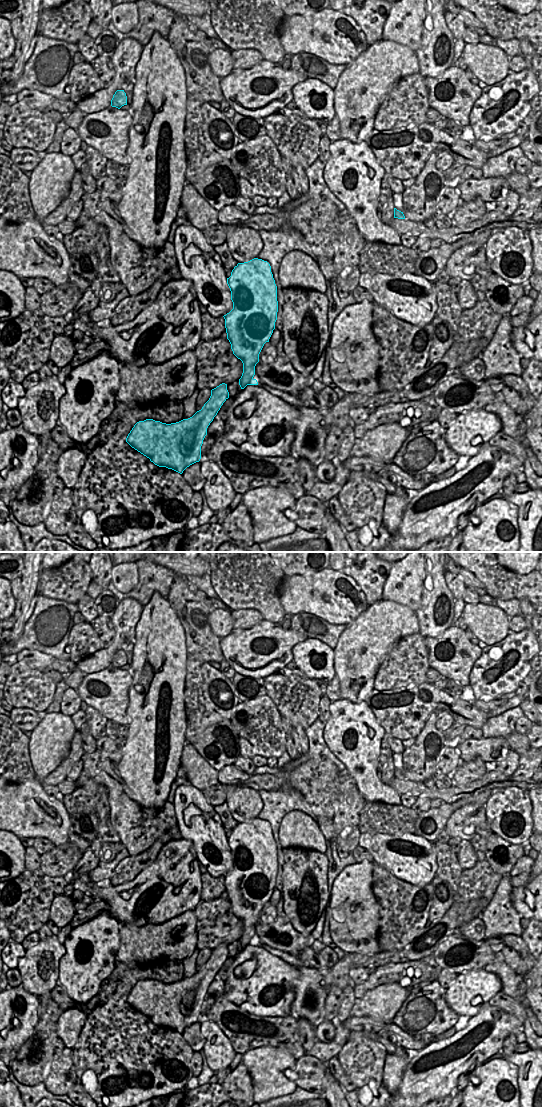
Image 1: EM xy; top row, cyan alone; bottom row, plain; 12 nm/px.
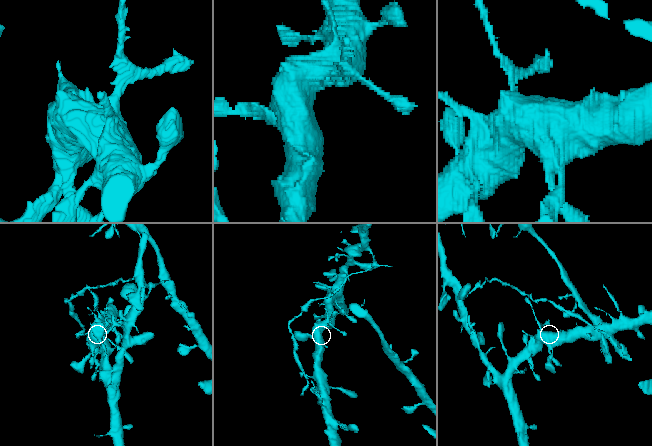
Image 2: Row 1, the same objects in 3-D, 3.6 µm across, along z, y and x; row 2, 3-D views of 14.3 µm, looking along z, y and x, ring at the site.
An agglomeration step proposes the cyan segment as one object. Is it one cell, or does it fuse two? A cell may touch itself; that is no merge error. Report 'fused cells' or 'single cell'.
single cell

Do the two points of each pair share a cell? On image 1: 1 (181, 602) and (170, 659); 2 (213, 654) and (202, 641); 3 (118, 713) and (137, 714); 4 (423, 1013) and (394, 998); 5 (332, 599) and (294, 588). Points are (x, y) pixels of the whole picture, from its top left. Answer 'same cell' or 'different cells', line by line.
1: different cells
2: same cell
3: different cells
4: different cells
5: same cell

